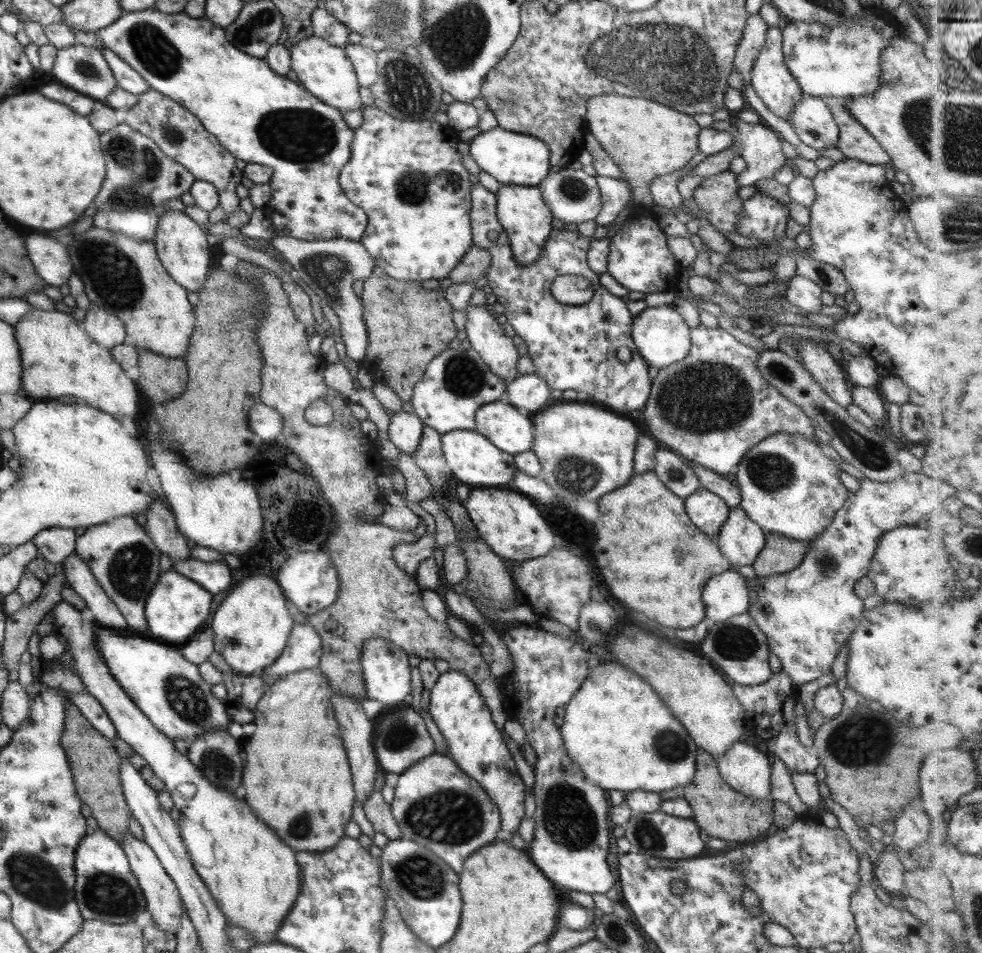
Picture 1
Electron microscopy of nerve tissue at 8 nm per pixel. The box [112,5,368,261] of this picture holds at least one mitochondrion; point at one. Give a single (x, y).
(300, 135)

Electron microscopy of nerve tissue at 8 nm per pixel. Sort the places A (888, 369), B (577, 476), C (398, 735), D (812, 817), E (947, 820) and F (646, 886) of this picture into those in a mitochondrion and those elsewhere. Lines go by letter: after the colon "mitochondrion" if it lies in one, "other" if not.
A: other
B: mitochondrion
C: mitochondrion
D: other
E: other
F: other

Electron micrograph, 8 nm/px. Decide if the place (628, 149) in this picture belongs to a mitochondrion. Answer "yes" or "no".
no

